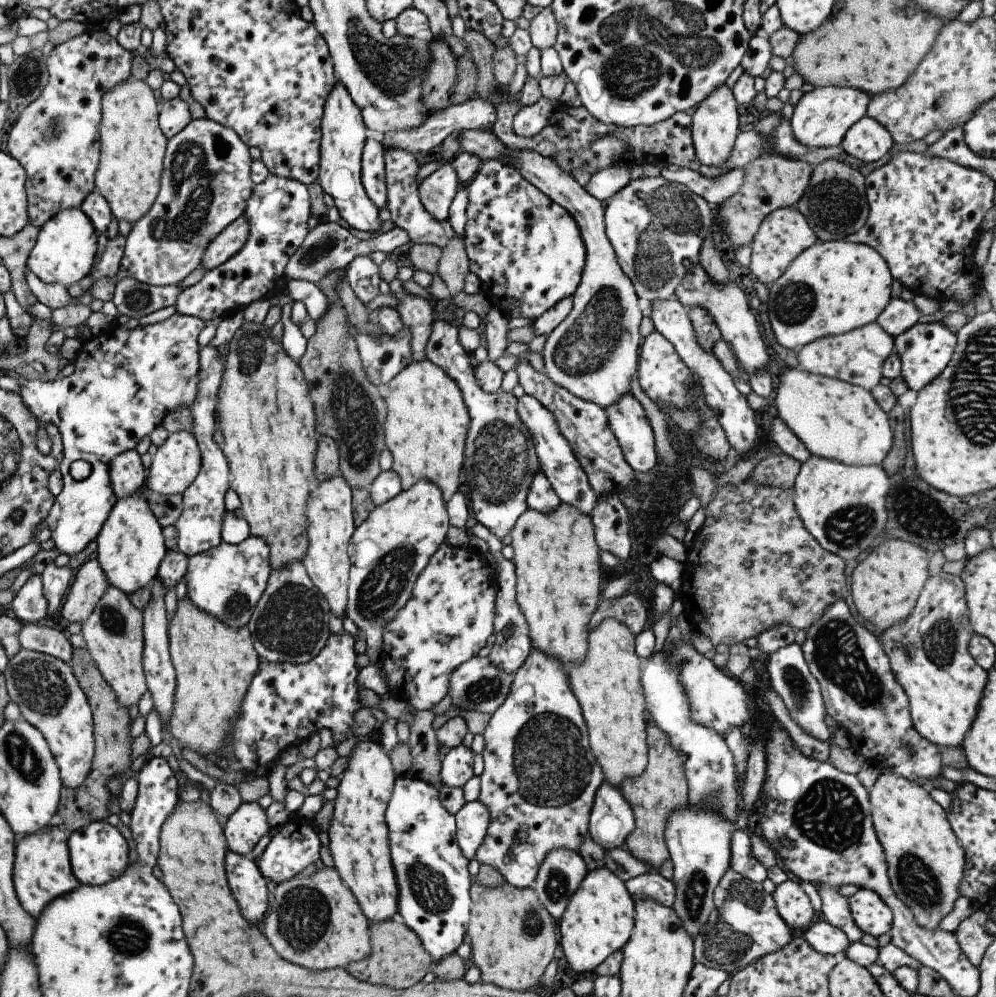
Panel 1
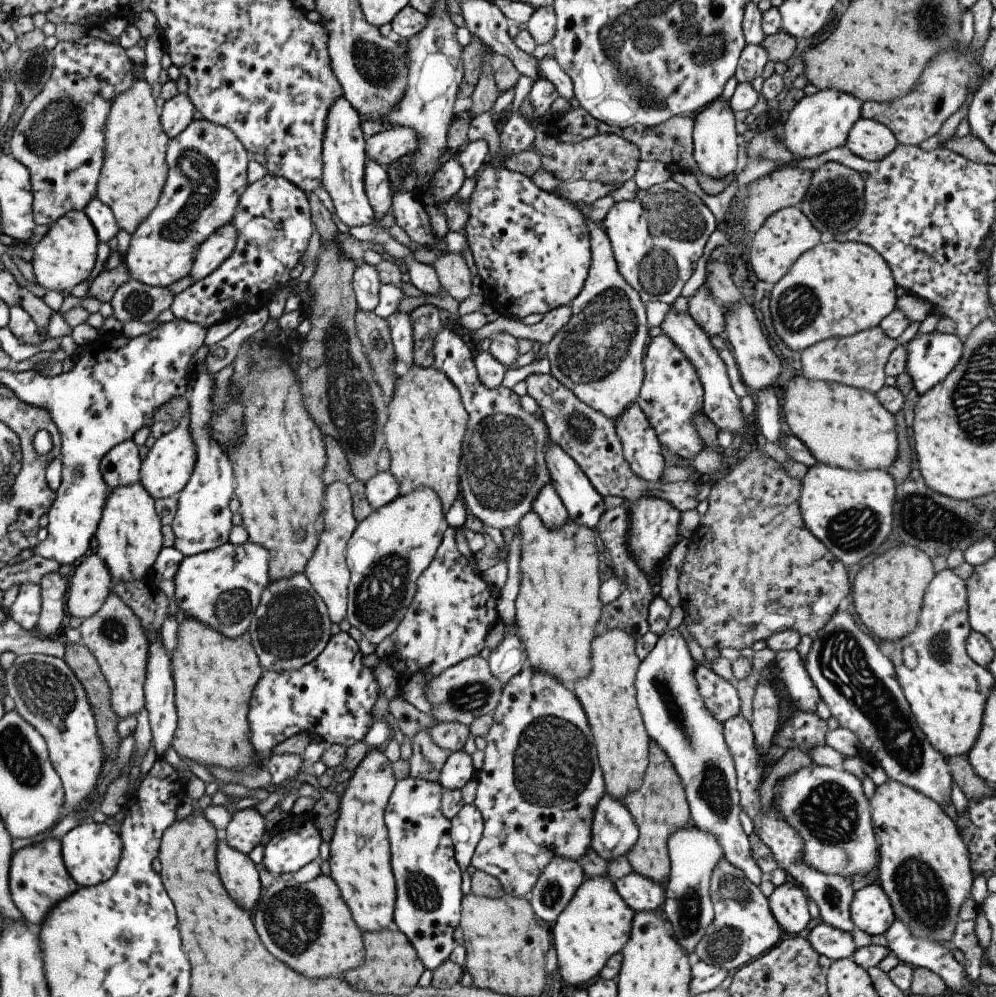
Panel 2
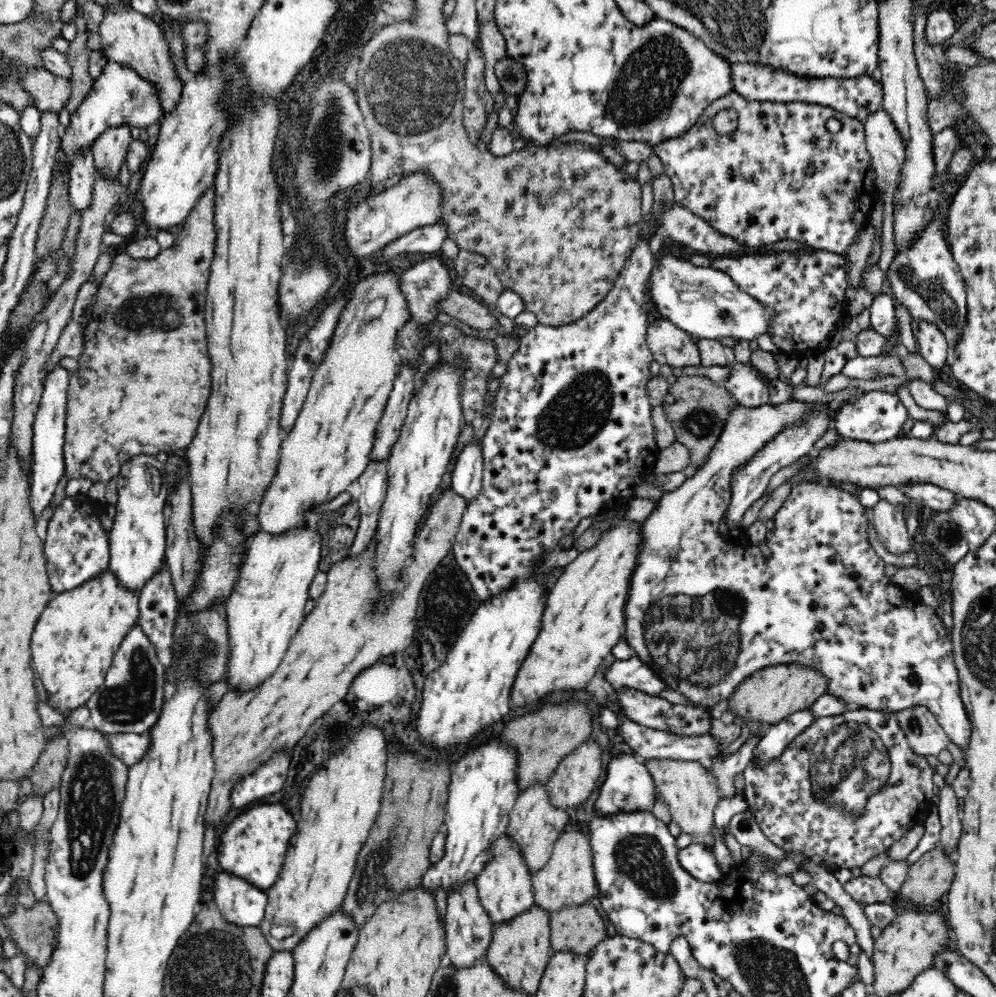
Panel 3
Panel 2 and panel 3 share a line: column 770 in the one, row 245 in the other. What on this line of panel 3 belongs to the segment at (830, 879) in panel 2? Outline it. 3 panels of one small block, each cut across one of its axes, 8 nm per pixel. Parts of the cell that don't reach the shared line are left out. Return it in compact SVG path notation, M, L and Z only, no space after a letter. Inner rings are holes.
M733 92L726 97L720 98L718 101L712 102L712 105L708 106L704 114L700 116L698 122L692 128L684 131L684 134L668 139L667 141L662 141L660 144L653 145L652 147L655 155L661 160L662 165L664 165L666 175L670 178L675 202L683 209L685 208L696 216L703 218L720 234L733 238L736 242L749 247L765 249L775 242L780 242L780 240L796 240L796 242L801 242L812 249L845 255L846 250L850 248L850 244L854 244L854 238L858 236L858 232L864 229L866 223L869 223L871 209L879 195L878 188L876 188L877 175L874 173L871 162L872 157L865 143L863 121L852 118L832 108L822 107L820 104L804 102L751 102L750 100L746 101L746 98L741 98L736 92ZM728 108L734 108L738 113L738 126L736 129L725 135L711 131L712 118L721 110ZM830 118L836 118L836 120L840 120L841 122L841 129L836 133L828 131L826 127L826 122Z

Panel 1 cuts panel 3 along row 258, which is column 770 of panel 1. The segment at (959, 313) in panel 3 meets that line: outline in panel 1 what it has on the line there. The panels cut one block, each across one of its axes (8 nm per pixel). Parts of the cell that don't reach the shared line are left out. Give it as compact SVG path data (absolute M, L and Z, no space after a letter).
M734 869L726 871L726 874L720 879L719 885L715 888L713 899L714 910L710 913L701 932L693 938L696 963L704 964L710 968L721 968L731 976L754 961L770 953L781 951L795 938L796 932L780 916L773 894L764 890L762 883L749 880Z

